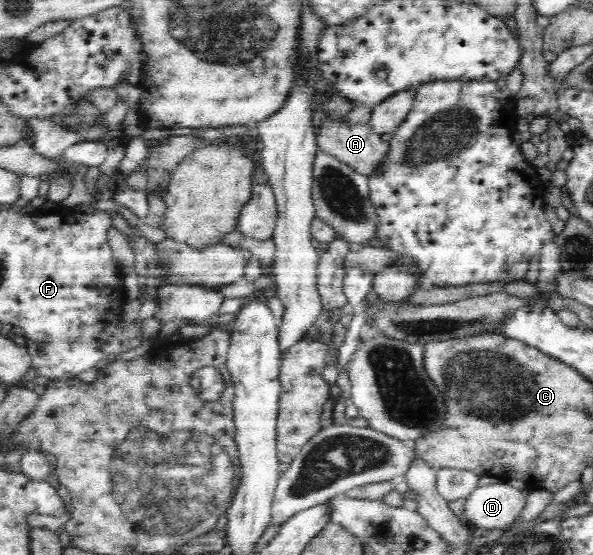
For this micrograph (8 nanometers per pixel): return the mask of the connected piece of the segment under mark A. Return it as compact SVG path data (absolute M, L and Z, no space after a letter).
M343 117L327 119L322 122L317 134L317 146L321 151L348 165L356 173L364 176L372 176L380 167L388 153L388 142L380 138L369 123L346 123Z

